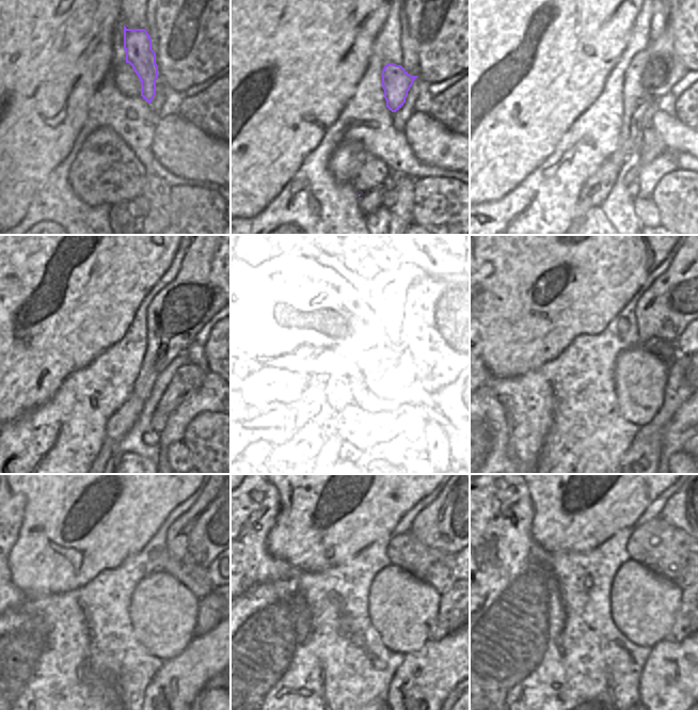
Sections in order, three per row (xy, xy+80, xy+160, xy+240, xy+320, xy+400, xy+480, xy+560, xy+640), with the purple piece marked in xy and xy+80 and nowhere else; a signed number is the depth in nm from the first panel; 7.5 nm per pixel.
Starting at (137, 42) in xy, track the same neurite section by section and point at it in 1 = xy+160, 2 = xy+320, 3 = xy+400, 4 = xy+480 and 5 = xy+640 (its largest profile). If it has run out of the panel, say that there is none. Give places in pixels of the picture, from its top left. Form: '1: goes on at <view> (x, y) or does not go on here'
1: goes on at xy+160 (652, 73)
2: goes on at xy+320 (447, 284)
3: goes on at xy+400 (686, 289)
4: goes on at xy+480 (208, 529)
5: goes on at xy+640 (686, 509)

